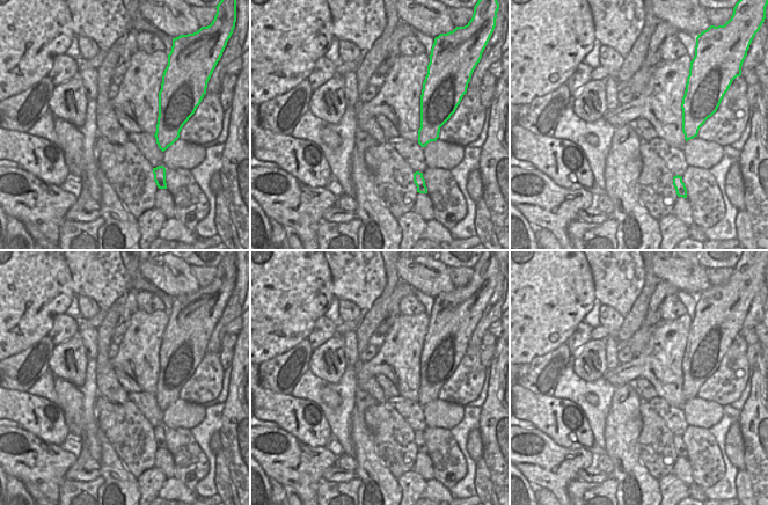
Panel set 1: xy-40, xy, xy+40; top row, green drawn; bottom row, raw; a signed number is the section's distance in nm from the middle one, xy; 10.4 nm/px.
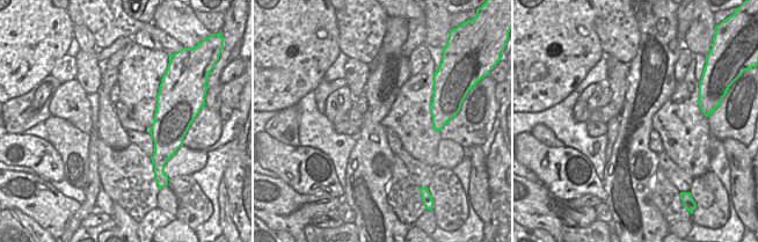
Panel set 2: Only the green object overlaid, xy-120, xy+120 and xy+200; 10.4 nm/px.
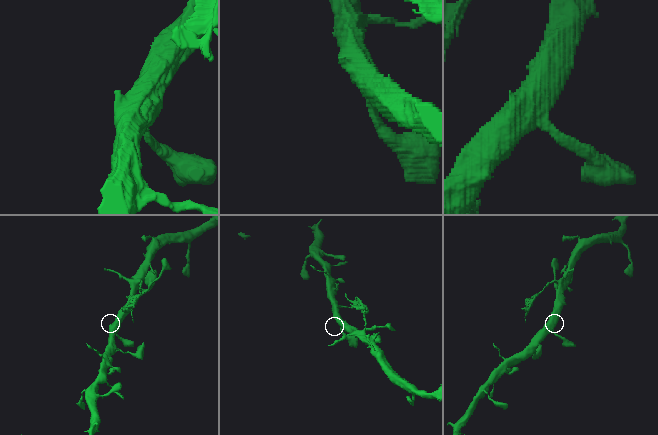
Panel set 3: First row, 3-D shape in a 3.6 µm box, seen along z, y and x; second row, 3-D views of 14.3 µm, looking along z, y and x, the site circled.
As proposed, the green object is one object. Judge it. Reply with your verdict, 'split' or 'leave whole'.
leave whole

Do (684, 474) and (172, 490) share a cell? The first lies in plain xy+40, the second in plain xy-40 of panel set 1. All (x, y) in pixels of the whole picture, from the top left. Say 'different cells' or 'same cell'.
different cells

